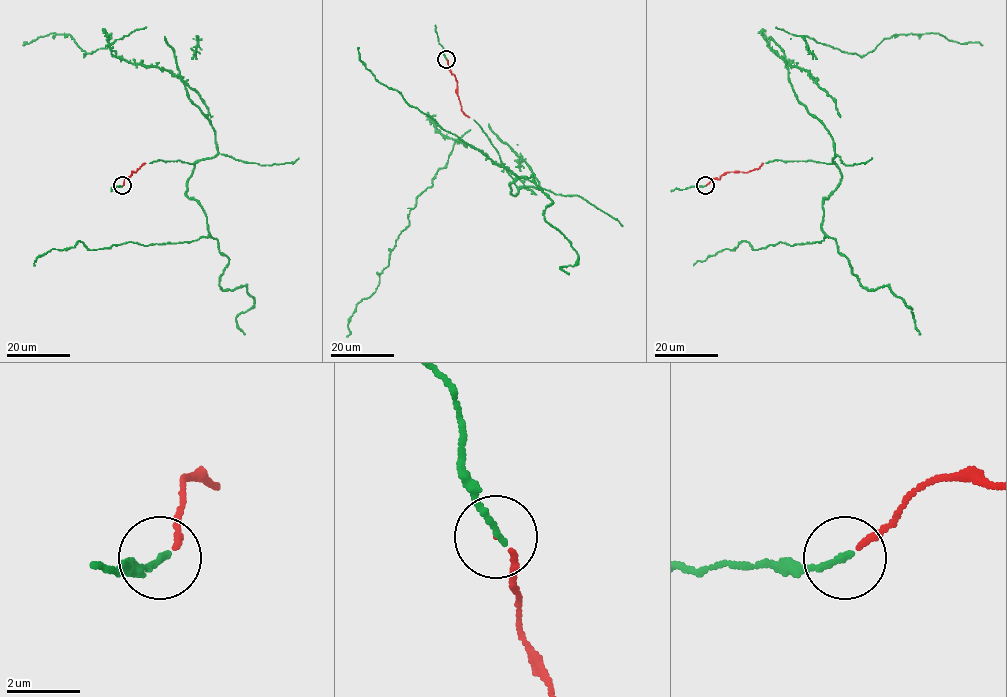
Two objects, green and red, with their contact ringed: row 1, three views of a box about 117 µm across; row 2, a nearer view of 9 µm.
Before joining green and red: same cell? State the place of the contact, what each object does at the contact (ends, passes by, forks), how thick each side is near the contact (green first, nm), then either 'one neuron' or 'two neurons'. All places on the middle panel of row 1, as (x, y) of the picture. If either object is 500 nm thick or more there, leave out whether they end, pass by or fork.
at (446, 59); green ends there; red ends there; 180 nm thick on the green side, 100 nm on the other; one neuron

